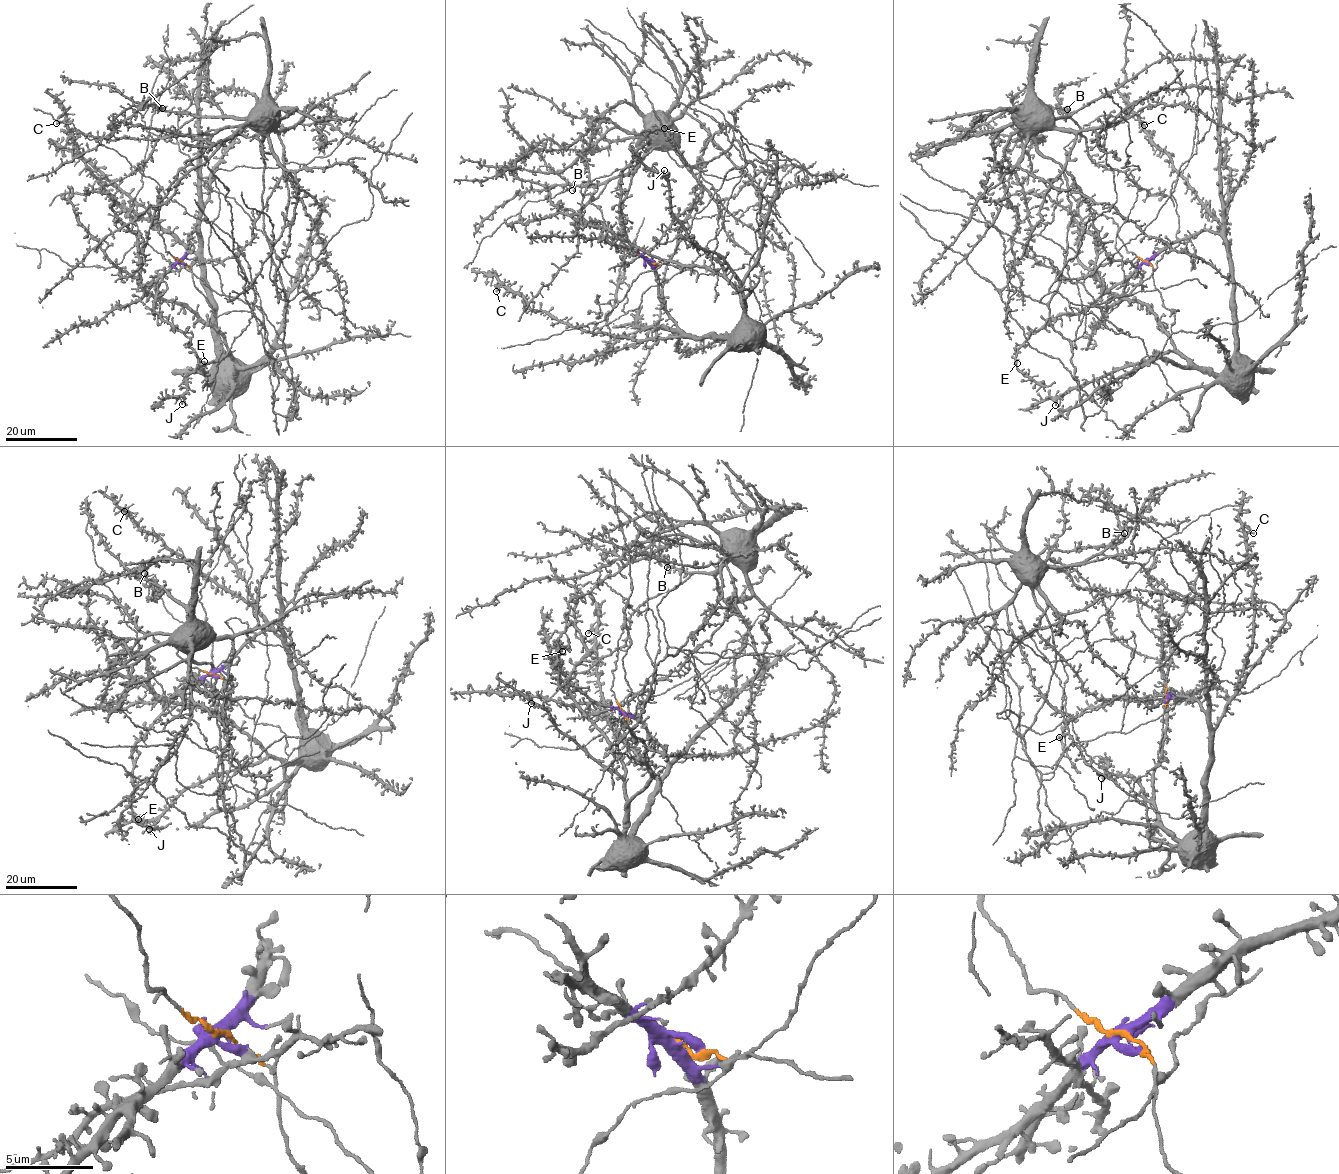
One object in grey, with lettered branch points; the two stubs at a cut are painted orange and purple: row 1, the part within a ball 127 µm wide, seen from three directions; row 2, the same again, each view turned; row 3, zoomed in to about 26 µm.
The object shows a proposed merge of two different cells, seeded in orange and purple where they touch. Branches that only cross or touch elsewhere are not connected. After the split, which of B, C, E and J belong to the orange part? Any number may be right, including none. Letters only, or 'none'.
B

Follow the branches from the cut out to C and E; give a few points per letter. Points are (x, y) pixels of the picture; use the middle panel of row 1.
C: (648, 259), (660, 301), (680, 335), (634, 339), (589, 333), (535, 312), (510, 289), (496, 291)
E: (648, 259), (639, 257), (628, 242), (620, 207), (620, 180), (648, 134), (665, 128)

